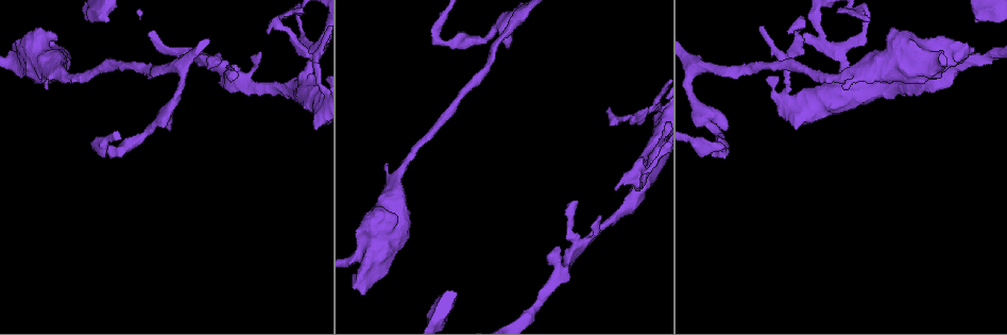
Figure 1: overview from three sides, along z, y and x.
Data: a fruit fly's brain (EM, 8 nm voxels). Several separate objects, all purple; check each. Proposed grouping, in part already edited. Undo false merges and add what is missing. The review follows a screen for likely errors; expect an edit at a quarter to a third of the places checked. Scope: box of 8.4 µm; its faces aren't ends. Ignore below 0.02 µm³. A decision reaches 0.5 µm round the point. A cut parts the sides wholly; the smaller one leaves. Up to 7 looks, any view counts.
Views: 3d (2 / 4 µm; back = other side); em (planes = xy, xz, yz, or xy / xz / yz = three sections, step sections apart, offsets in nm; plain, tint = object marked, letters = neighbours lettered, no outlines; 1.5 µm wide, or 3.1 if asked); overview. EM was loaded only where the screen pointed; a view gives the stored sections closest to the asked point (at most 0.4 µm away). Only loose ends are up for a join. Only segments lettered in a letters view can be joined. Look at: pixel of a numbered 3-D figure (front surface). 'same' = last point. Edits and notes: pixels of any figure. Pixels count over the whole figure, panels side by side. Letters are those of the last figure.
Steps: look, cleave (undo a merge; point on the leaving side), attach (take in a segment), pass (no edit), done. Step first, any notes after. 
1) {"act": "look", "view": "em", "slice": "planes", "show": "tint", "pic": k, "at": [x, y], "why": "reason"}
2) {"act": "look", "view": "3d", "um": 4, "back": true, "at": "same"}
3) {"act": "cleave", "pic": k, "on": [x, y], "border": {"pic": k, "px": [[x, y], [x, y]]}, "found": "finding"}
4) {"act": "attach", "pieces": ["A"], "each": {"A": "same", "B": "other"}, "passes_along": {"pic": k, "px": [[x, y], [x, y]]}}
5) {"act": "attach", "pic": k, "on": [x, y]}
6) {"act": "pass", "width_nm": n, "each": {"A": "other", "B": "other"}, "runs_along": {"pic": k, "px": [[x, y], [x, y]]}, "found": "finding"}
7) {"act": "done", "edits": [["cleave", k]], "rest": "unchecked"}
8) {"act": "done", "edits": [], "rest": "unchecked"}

{"act": "look", "view": "em", "slice": "planes", "show": "letters", "pic": 1, "at": [47, 88], "why": "stops while still wide"}

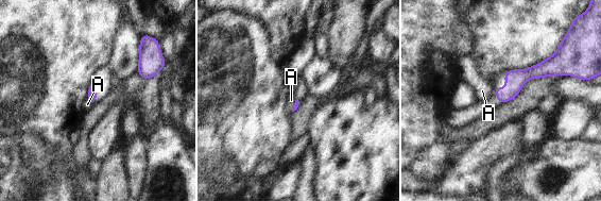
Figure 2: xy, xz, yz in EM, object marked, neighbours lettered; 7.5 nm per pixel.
{"act": "pass", "each": {"A": "other"}, "runs_along": {"pic": 2, "px": [[556, 67], [529, 72], [498, 95]]}, "found": "no lettered segment goes on from it"}

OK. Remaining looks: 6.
{"act": "look", "view": "em", "slice": "planes", "show": "plain", "pic": 1, "at": [364, 295], "why": "stops while still wide"}

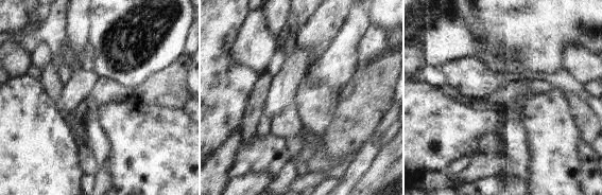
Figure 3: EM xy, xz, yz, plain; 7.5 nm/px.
{"act": "look", "view": "em", "slice": "planes", "show": "letters", "at": "same", "why": "what lies round it"}

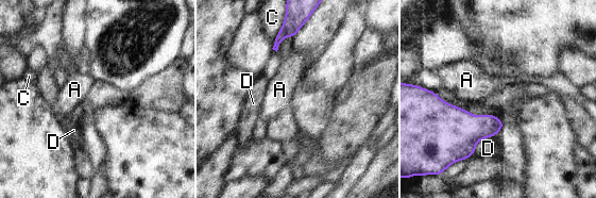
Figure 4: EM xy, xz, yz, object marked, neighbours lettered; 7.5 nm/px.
{"act": "pass", "longest_contact_nm": ["D", 220], "each": {"A": "other", "C": "other", "D": "other"}, "found": "none of them fits"}

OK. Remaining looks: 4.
{"act": "look", "view": "em", "slice": "xy", "step": 4, "show": "letters", "pic": 1, "at": [844, 51], "why": "sharp bend"}

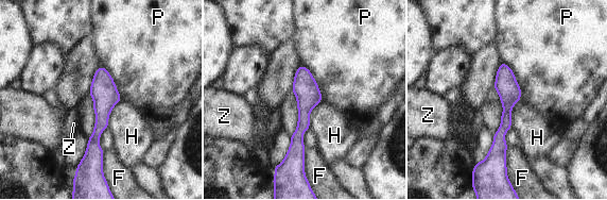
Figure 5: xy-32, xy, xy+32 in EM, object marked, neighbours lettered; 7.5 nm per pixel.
{"act": "pass", "each": {"F": "other", "H": "other", "P": "other", "Z": "other"}, "border": {"pic": 5, "px": [[121, 99], [109, 115], [107, 128]]}, "found": "all the same neuron"}

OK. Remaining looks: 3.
{"act": "done", "edits": [], "rest": "unchecked"}

